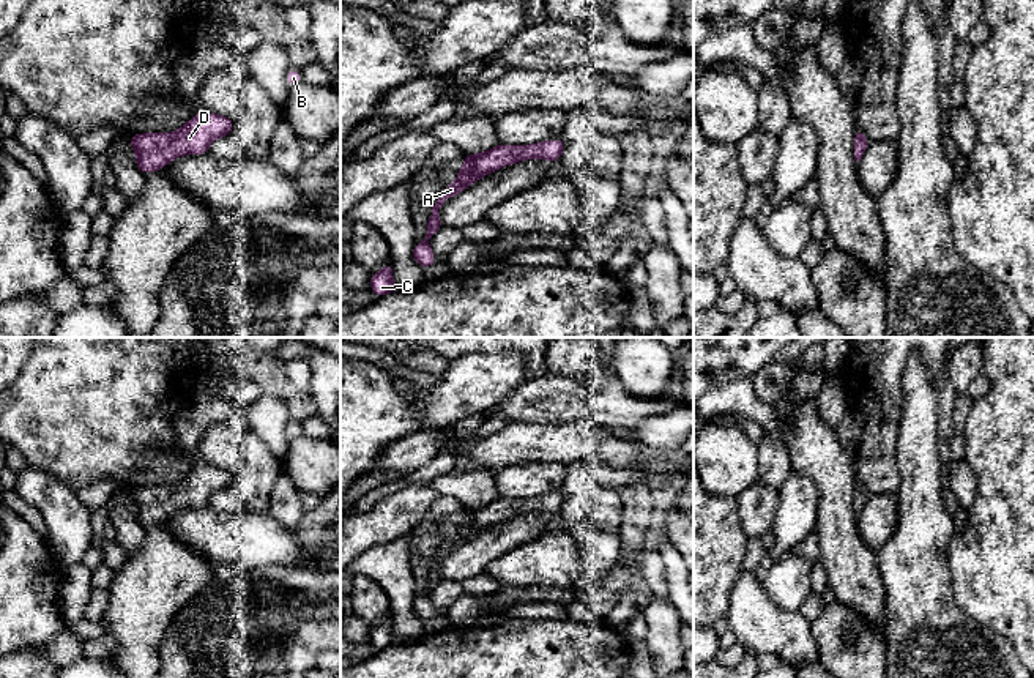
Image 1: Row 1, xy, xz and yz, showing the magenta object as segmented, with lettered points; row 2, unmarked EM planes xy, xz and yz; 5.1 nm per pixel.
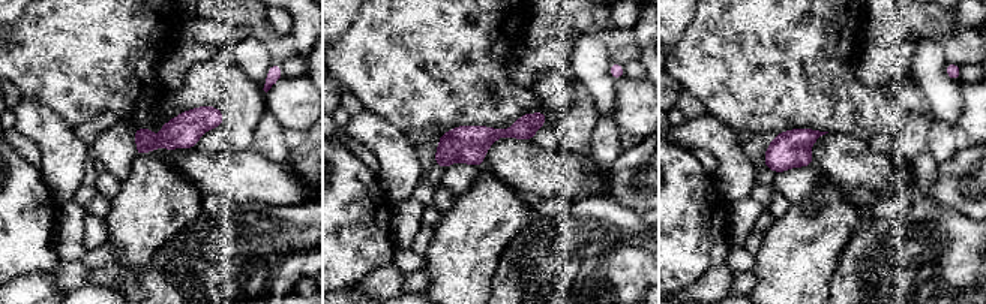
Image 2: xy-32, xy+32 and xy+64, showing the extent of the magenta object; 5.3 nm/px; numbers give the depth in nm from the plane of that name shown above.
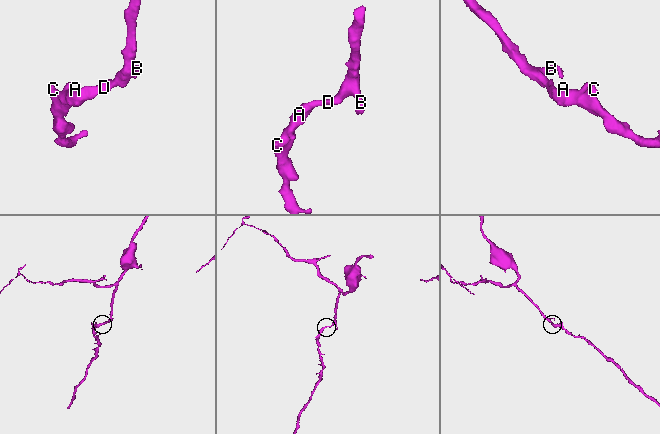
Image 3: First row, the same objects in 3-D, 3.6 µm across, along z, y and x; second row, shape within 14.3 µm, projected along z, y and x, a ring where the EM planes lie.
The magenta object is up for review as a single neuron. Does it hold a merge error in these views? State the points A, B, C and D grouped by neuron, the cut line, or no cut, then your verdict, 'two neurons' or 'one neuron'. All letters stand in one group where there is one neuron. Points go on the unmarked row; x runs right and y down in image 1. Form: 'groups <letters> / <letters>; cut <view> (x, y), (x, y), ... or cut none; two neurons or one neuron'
groups A B C D; cut none; one neuron

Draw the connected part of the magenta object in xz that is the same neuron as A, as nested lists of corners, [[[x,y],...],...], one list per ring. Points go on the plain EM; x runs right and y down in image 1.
[[[558,490],[549,495],[523,498],[522,501],[517,498],[498,497],[485,506],[473,506],[465,509],[462,522],[457,527],[457,533],[444,539],[444,546],[440,549],[437,557],[432,558],[432,566],[427,574],[426,593],[415,598],[413,613],[426,623],[435,617],[437,610],[429,599],[429,593],[443,580],[438,563],[449,550],[460,547],[465,541],[478,535],[479,531],[498,523],[500,520],[520,516],[526,511],[547,512],[552,516],[561,514],[564,501],[564,495]]]

